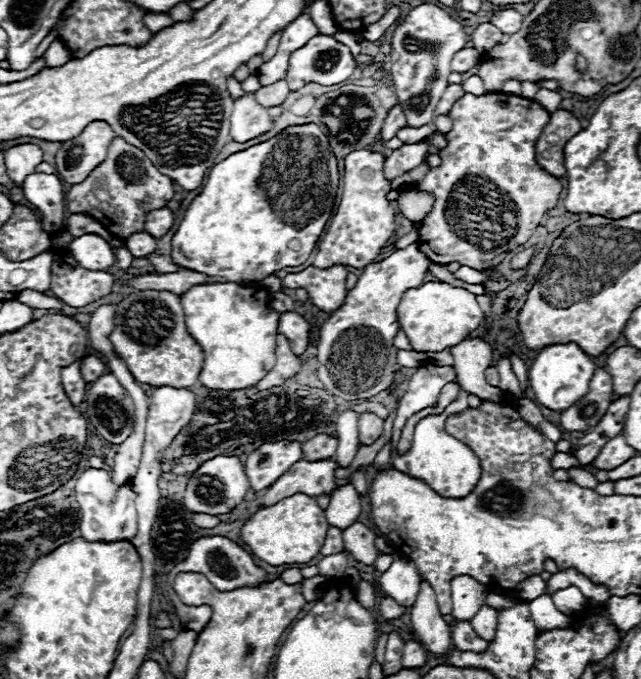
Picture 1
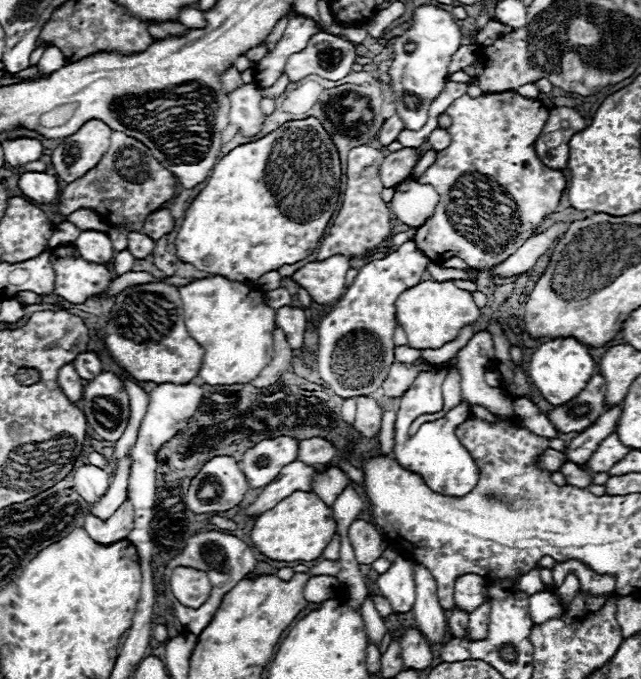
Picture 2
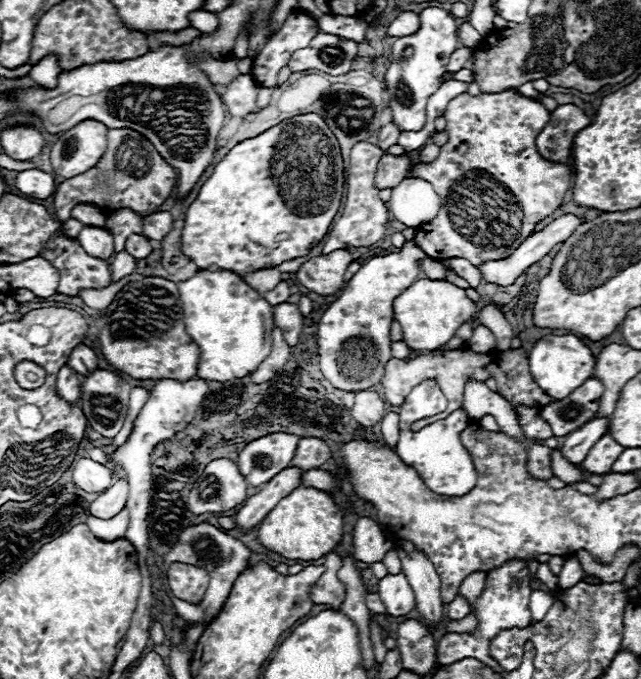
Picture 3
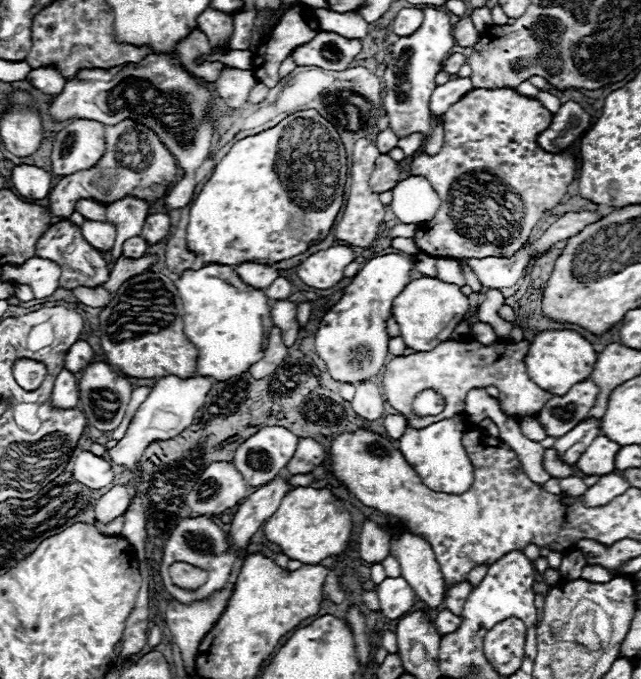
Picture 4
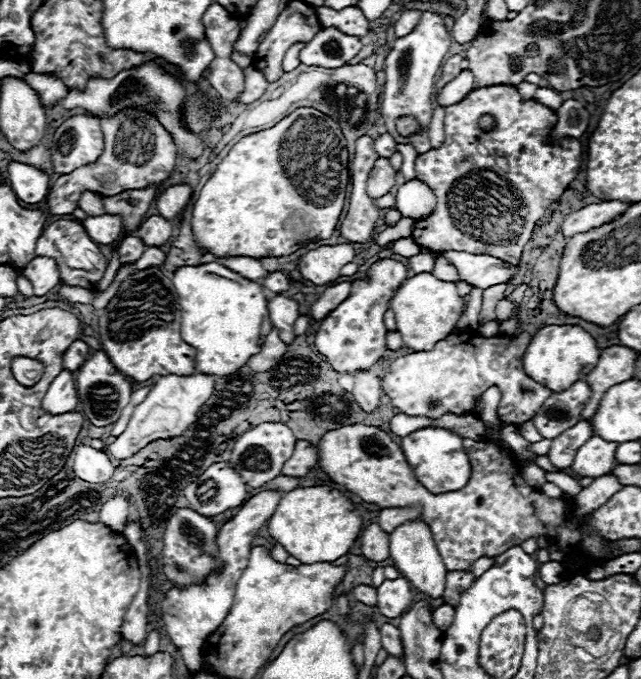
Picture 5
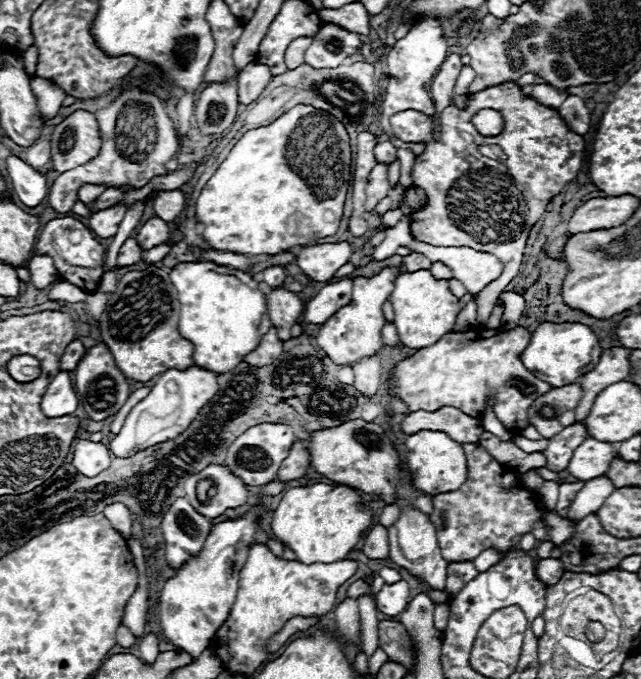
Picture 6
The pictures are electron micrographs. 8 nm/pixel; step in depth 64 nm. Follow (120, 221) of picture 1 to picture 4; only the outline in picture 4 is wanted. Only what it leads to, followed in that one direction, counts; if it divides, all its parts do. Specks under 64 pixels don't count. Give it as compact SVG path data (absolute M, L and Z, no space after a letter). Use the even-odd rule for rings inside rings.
M122 120L122 124L106 126L106 152L98 160L98 164L94 164L94 168L74 172L58 180L58 184L52 188L48 196L50 212L54 216L70 218L76 202L82 198L94 198L102 204L108 204L124 196L140 196L154 202L164 198L174 178L176 160L168 152L168 148L160 142L158 134L134 120Z

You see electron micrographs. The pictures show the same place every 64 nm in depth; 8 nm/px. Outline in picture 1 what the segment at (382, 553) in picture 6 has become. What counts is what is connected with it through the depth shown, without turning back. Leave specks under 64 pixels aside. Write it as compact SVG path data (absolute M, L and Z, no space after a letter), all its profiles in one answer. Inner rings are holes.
M354 522L342 532L344 538L344 548L352 552L352 556L362 562L362 564L372 564L378 556L380 550L376 548L376 534L364 526L362 522Z

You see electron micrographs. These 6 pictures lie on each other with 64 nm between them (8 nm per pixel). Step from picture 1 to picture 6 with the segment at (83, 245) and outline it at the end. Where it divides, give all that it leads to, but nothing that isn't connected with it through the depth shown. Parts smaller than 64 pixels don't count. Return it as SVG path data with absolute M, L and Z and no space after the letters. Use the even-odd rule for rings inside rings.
M114 204L110 208L98 210L96 214L90 214L90 230L98 236L98 238L108 238L114 236L122 218L126 214L126 206L124 204Z

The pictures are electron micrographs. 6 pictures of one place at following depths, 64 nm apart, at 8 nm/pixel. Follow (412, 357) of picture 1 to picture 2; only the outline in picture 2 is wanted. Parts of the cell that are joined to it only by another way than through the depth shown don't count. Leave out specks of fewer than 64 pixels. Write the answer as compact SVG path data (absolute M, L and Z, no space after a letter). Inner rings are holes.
M396 346L394 348L394 358L398 362L404 362L404 364L414 364L414 362L422 360L422 352L420 350L414 350L410 346Z

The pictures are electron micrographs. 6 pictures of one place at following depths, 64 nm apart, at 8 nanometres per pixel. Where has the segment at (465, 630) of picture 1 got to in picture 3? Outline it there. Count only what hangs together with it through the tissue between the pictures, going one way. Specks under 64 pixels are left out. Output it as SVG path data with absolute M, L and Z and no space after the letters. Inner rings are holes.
M456 594L456 598L454 598L448 606L444 606L444 614L446 614L448 618L460 620L460 618L464 618L464 616L470 614L470 606L468 606L468 602L466 602L464 596Z

